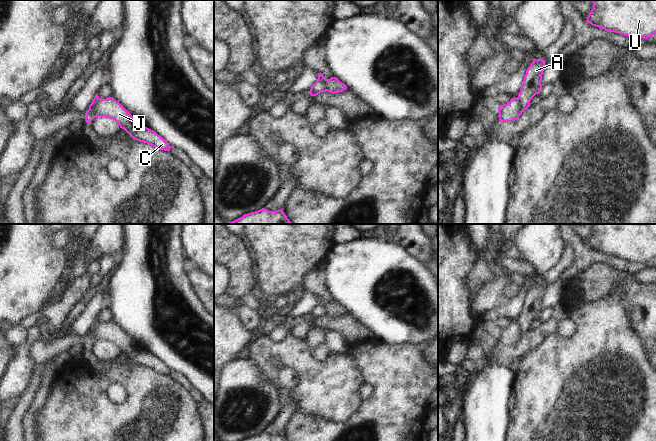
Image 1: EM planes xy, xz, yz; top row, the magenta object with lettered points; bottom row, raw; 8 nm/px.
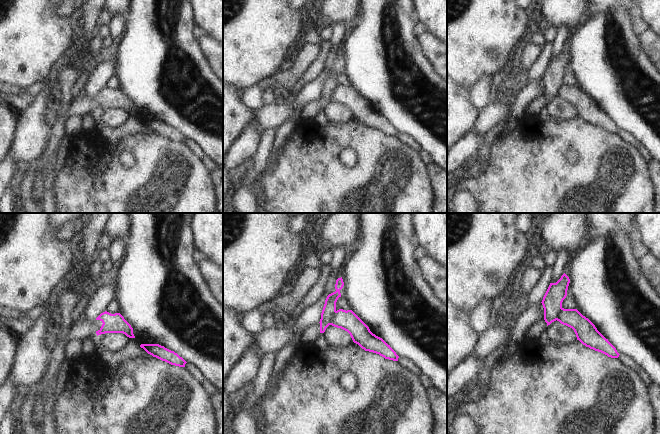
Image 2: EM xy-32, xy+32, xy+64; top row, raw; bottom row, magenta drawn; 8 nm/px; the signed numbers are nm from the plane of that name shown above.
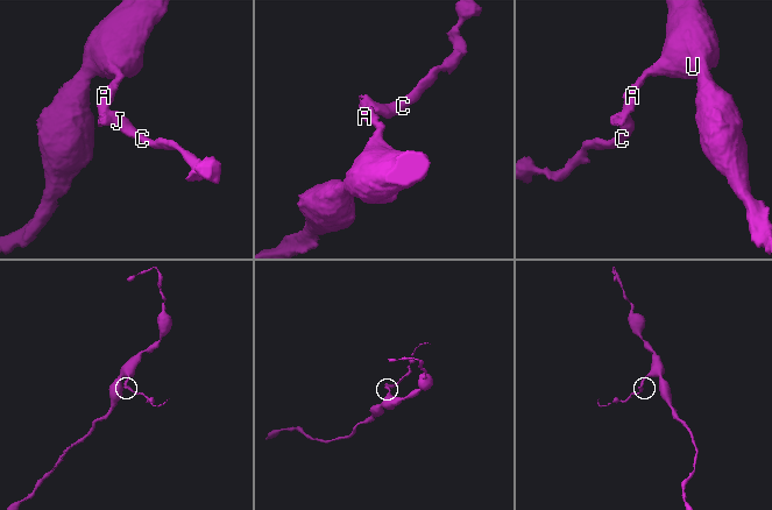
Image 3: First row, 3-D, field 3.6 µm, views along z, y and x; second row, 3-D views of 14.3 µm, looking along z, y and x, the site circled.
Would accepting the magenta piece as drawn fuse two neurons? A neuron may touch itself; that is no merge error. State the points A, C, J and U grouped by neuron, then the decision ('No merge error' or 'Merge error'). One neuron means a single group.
Groups: A U / C J. Merge error

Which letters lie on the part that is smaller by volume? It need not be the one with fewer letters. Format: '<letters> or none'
C, J

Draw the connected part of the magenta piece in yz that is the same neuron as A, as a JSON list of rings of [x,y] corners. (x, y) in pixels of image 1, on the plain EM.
[[[534,283],[526,294],[526,298],[522,305],[522,310],[517,321],[521,327],[522,336],[530,331],[531,323],[536,318],[540,318],[540,314],[542,313],[541,305],[544,291],[544,284]]]

